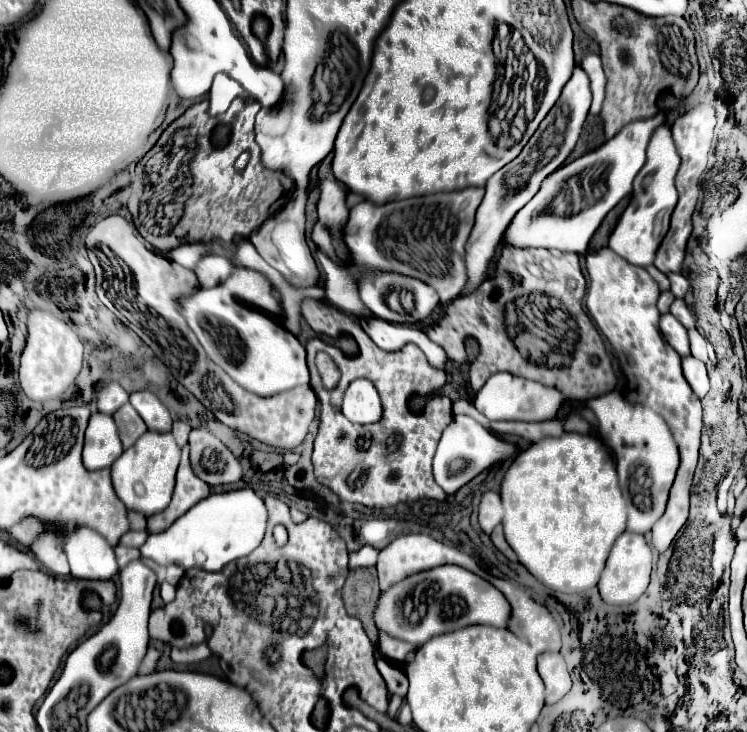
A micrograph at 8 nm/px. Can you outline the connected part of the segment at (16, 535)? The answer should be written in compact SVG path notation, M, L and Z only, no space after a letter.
M22 518L18 522L18 526L8 530L8 534L16 542L16 546L22 546L22 548L28 548L28 550L38 540L38 536L44 534L44 532L46 532L46 524L34 520L34 518Z

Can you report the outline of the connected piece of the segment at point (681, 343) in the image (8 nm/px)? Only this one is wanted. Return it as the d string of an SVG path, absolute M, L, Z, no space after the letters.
M664 314L660 318L660 332L666 338L666 342L680 354L680 356L688 356L690 354L690 344L688 344L688 332L686 328L672 316L672 314Z

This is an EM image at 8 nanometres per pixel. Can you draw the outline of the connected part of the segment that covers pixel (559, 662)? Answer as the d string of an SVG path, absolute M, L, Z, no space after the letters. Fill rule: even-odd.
M544 652L538 656L538 674L546 686L546 704L556 704L572 686L566 662L558 652Z

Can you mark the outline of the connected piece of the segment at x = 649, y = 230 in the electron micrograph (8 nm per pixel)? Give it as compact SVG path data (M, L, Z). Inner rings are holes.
M664 124L660 126L650 144L648 144L648 158L646 164L642 166L642 170L638 172L638 176L634 178L634 192L630 198L628 208L624 210L624 214L620 216L608 246L622 256L626 262L634 264L634 266L650 266L654 262L656 250L662 242L662 238L668 232L670 226L670 216L676 208L676 200L678 200L678 192L674 186L674 176L678 172L680 166L680 156L676 152L670 128Z

